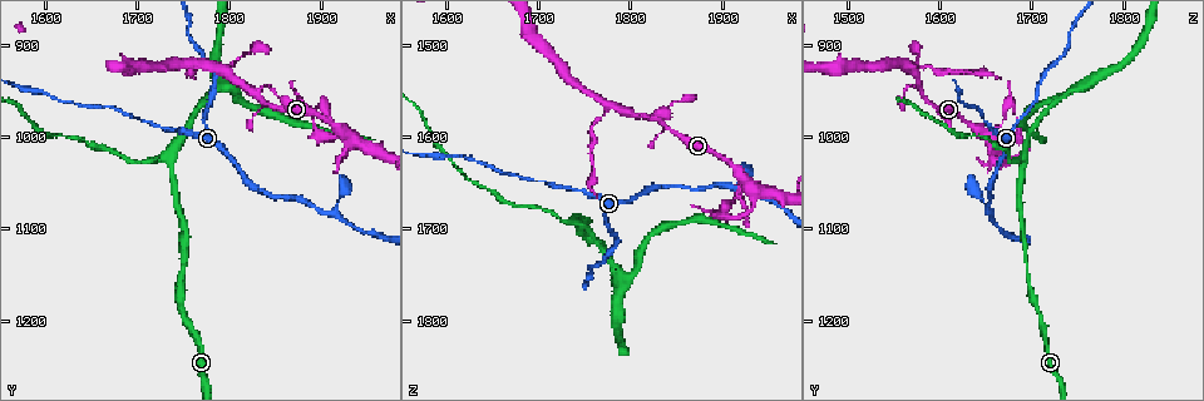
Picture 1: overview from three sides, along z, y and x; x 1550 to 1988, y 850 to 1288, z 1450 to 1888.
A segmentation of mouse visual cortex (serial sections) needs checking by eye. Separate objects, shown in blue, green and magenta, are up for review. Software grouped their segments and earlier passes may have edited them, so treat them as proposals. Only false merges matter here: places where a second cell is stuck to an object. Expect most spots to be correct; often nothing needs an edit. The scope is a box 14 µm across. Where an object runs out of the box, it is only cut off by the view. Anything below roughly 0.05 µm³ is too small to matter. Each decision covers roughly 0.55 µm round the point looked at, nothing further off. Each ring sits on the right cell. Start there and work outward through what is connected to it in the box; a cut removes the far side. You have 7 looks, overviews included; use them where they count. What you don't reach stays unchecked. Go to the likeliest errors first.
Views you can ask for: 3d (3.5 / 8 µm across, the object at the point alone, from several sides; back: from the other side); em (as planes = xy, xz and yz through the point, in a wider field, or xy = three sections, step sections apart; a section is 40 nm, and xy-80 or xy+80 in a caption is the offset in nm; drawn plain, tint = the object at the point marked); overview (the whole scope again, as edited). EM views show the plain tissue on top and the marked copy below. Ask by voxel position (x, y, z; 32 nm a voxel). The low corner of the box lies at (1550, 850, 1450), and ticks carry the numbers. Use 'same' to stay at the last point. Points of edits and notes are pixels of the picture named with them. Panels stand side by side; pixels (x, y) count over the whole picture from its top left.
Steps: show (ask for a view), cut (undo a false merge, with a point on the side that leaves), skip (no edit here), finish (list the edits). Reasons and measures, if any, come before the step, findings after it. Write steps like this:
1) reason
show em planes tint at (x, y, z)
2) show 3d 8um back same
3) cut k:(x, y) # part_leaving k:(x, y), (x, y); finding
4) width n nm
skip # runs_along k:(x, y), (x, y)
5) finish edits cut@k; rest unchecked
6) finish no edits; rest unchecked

branch point
show 3d 3.5um at (1830, 950, 1580)

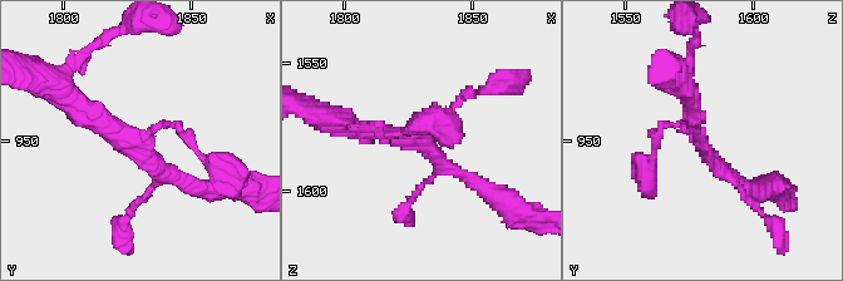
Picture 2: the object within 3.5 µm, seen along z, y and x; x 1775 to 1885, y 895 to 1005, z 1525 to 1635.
now the EM
show em xy step 5 tint at (1829, 953, 1582)

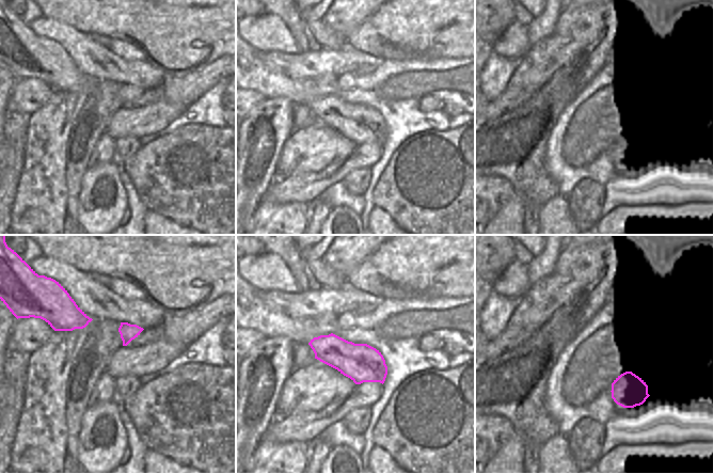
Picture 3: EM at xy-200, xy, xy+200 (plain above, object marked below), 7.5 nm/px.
skip # runs_along 2:(197, 190), (70, 100); one cell here

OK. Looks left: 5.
a narrow waist
show 3d 8um at (1775, 920, 1565)

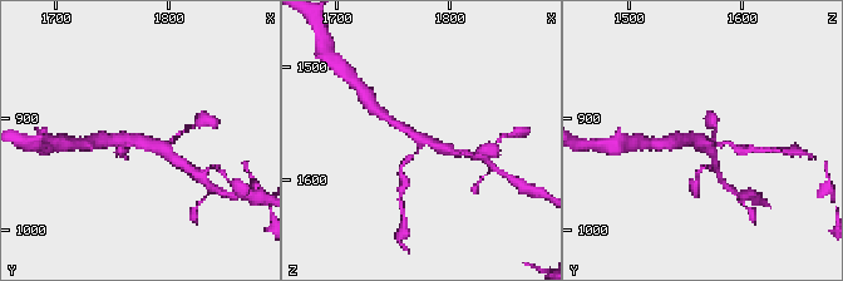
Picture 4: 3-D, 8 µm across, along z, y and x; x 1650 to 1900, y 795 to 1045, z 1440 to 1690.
show em xy step 2 tint at (1772, 920, 1566)

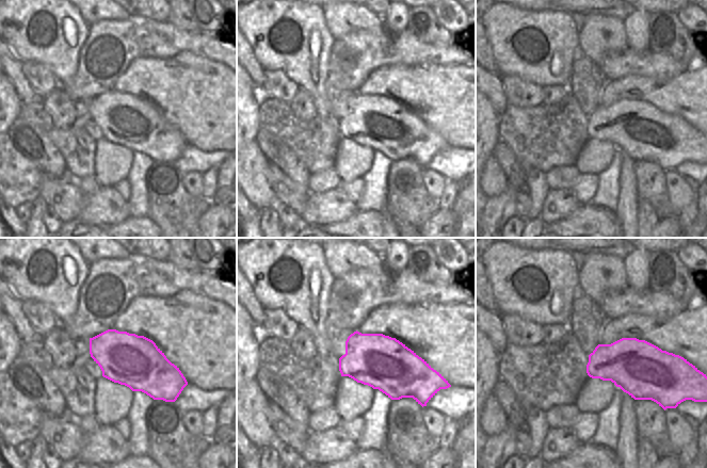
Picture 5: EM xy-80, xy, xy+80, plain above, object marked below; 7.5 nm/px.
arm_widths 150, 250, 350 nm
skip # runs_along 4:(450, 151), (413, 136), (390, 119); one cell here

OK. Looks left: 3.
arms part here
show 3d 3.5um at (1740, 1025, 1695)

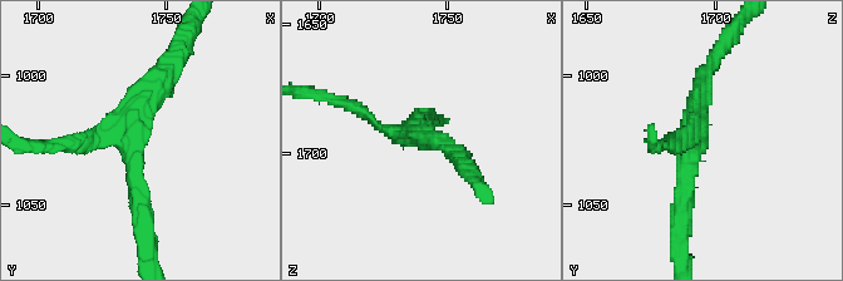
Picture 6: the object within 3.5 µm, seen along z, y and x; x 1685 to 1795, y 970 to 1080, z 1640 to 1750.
show em xy step 2 tint at (1738, 1027, 1691)

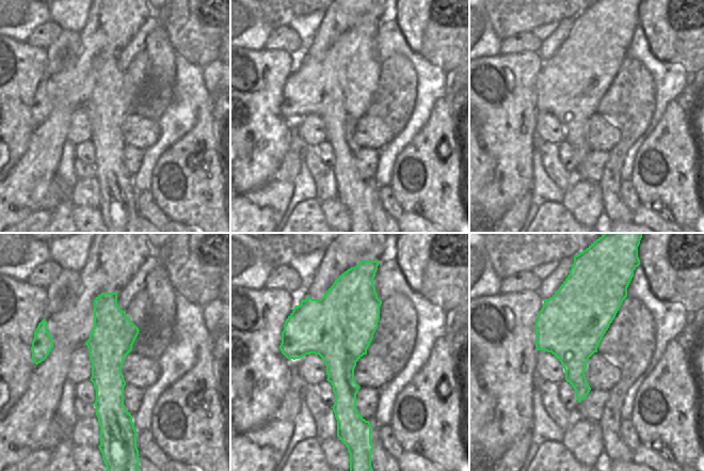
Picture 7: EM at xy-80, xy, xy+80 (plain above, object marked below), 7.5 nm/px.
cut it another way
show em planes tint same

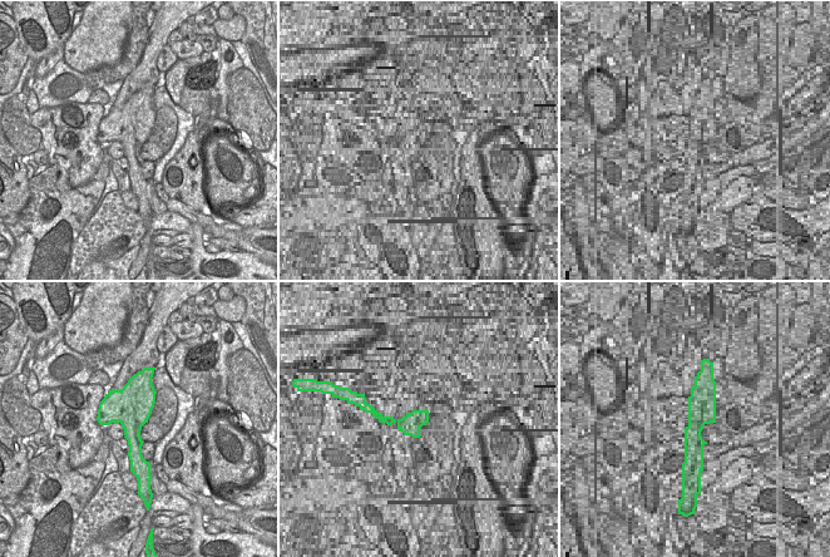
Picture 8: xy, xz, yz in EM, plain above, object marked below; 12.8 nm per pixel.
arm_widths 150, 250, 250 nm
skip # one cell here

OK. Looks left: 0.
finish no edits; rest unchecked

